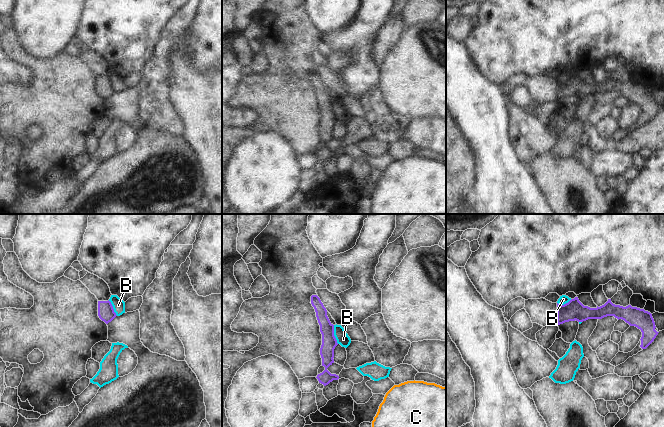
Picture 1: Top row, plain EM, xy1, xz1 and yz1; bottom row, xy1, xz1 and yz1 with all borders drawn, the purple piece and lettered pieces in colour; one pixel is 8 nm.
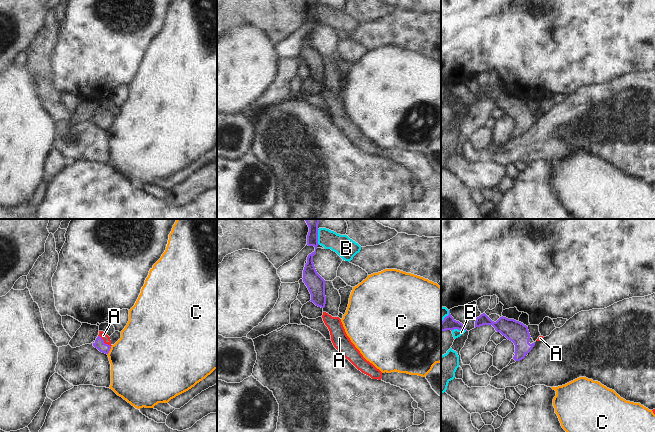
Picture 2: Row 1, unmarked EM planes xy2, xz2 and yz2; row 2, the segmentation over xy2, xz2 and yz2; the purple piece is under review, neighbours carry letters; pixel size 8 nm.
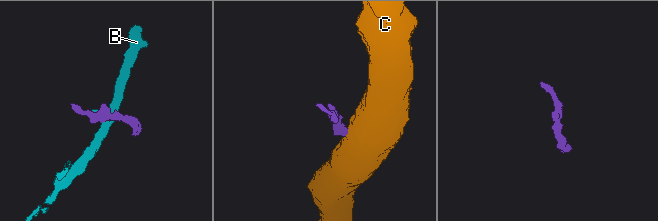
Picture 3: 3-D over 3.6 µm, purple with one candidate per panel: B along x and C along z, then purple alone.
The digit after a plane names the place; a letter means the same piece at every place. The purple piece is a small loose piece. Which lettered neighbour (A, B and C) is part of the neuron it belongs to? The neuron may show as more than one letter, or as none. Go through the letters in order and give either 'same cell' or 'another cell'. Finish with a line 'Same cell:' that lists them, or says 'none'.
A: same cell
B: another cell
C: another cell
Same cell: A

